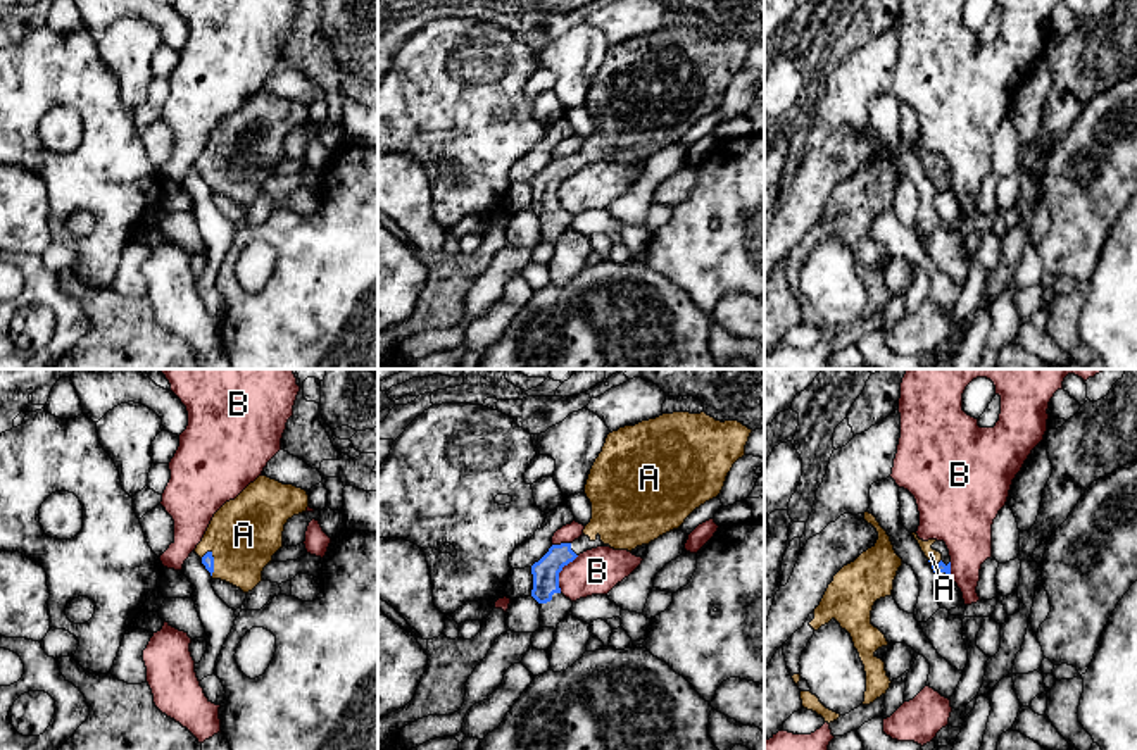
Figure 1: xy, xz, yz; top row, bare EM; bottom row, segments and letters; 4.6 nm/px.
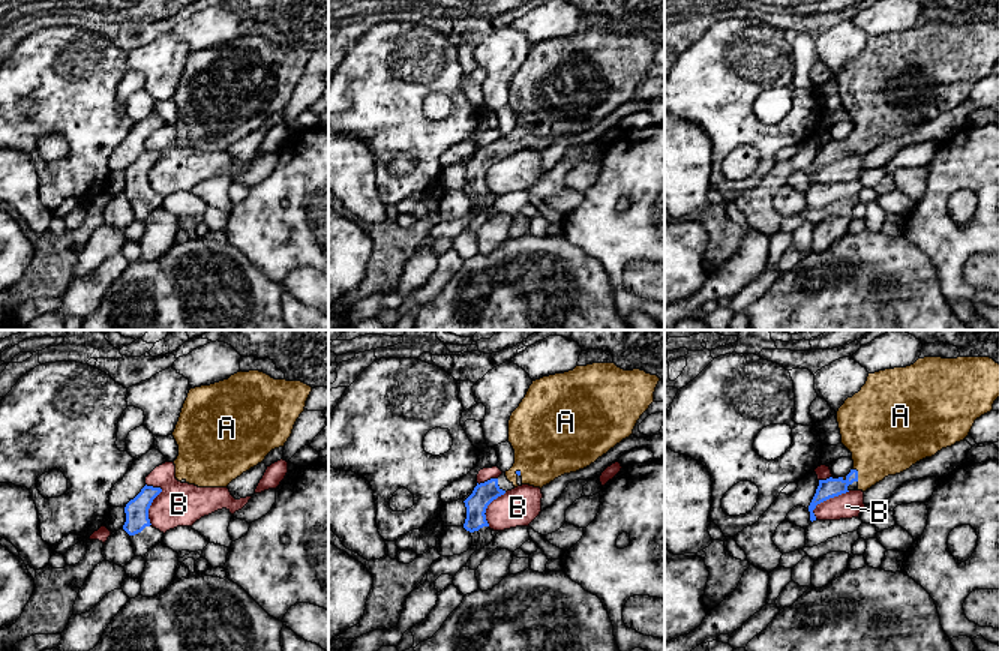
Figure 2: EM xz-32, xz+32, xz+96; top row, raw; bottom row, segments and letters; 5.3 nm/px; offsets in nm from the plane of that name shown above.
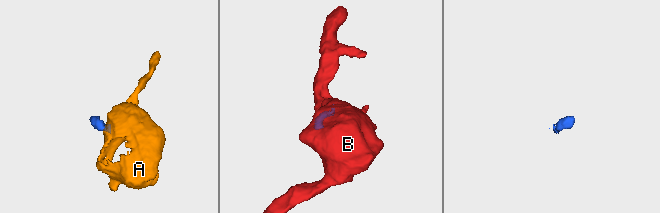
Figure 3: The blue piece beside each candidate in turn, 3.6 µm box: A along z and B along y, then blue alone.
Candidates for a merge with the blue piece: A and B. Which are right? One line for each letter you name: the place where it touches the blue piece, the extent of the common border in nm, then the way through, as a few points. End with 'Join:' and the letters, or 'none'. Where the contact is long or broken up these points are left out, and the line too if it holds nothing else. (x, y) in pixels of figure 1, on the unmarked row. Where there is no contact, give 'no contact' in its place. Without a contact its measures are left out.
A: meets blue in xy at (213, 176); contact 120 nm long; runs through xy (207, 173), (213, 176), (244, 149)
Join: A

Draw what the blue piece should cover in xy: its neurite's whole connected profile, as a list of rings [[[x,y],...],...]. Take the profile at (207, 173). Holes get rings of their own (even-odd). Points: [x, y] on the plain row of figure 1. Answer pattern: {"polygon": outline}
{"polygon": [[[259,90],[212,131],[195,167],[212,193],[243,207],[262,195],[262,184],[283,162],[285,138],[309,121],[305,103]]]}

